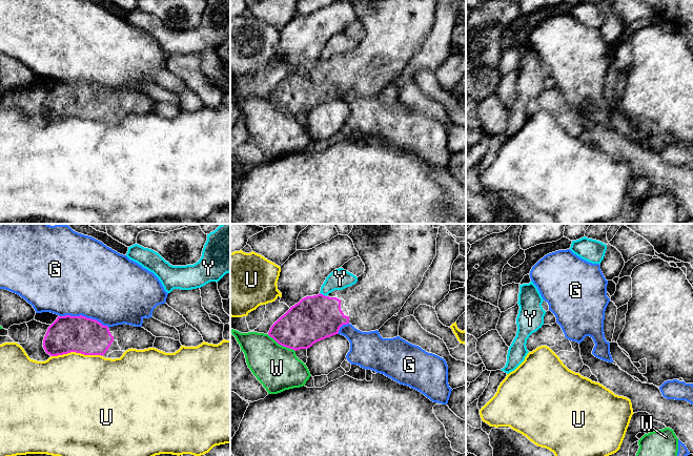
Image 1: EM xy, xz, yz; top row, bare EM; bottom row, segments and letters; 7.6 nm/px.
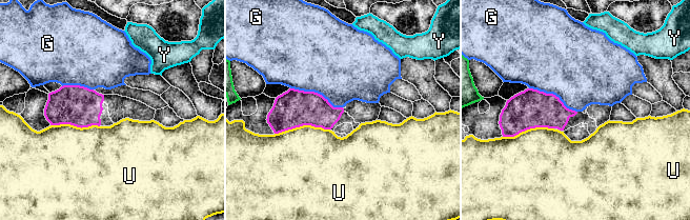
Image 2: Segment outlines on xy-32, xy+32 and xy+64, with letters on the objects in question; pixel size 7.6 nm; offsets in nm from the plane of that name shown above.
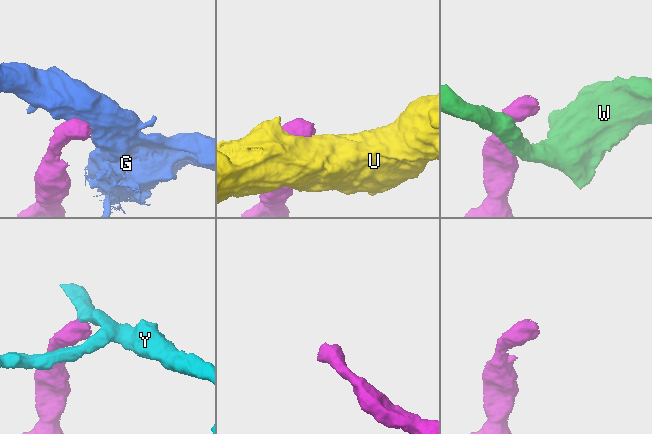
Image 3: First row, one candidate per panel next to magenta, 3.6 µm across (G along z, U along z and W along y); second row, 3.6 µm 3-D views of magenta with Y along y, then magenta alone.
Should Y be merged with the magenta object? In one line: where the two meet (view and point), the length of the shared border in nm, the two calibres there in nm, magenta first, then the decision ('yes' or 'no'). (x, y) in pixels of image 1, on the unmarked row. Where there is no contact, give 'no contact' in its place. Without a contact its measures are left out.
contact xz (322, 59); length 70 nm; calibres 340 and 160 nm; no

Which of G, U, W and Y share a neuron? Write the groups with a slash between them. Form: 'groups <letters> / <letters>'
groups G / U / W / Y

